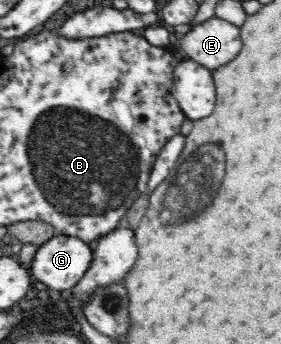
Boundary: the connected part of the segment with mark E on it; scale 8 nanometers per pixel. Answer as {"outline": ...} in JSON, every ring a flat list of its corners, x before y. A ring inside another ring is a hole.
{"outline":[[213,16,192,26,178,47,185,58,211,71,234,61,242,51,240,27]]}

